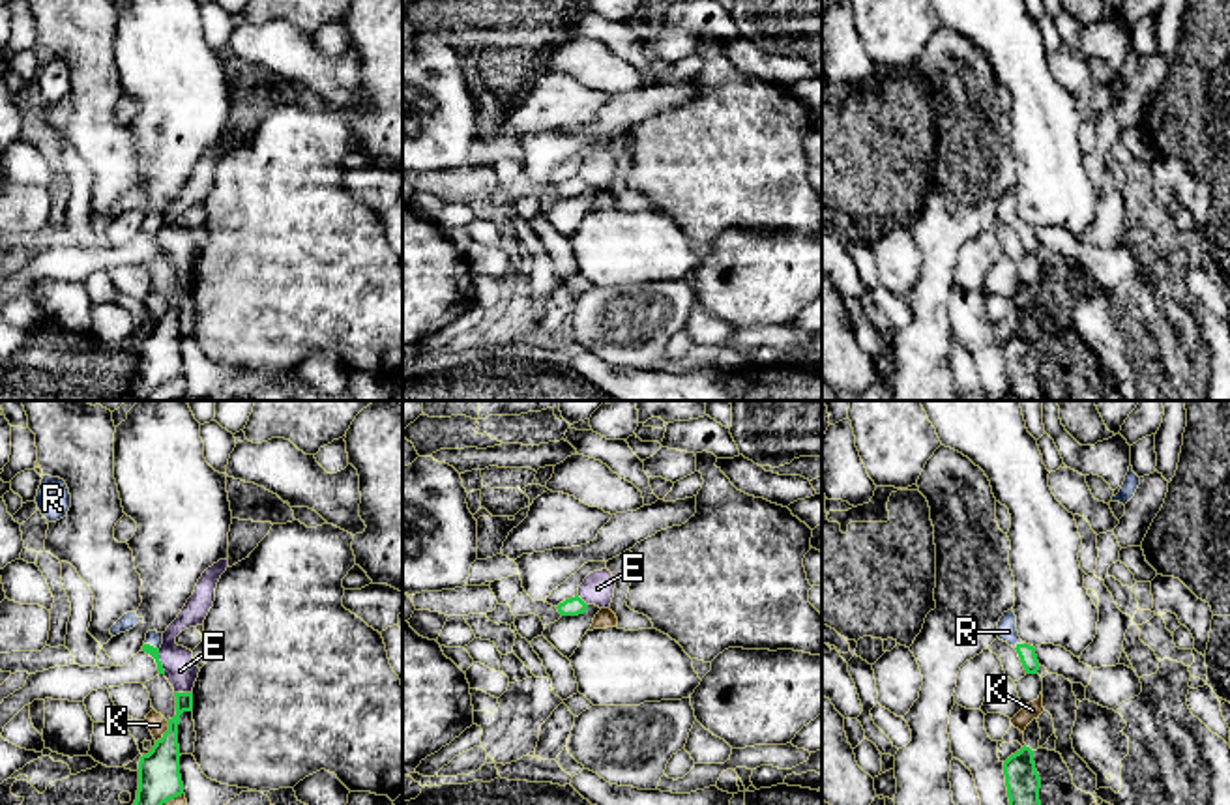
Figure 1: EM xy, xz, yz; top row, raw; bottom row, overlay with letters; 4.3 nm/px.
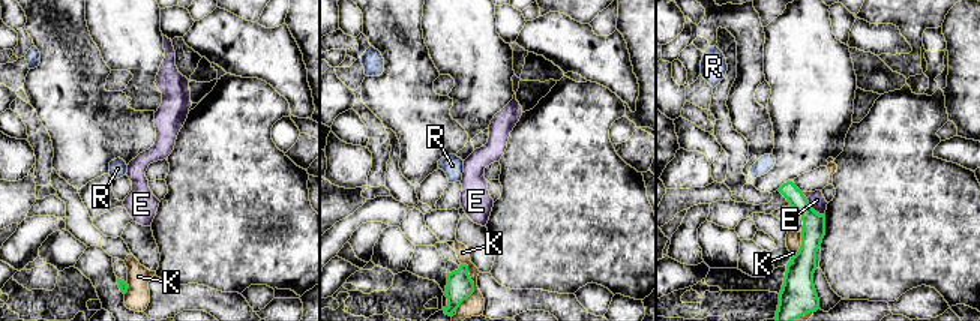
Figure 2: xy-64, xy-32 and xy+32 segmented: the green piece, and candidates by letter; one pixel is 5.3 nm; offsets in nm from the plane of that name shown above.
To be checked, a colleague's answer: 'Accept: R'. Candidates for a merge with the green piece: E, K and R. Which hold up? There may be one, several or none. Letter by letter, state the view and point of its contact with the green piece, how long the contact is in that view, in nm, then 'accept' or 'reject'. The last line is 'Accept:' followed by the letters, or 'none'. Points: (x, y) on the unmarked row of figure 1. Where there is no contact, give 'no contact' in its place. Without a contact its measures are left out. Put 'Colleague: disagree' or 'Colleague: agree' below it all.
E: xy (160, 242) | 110 nm | reject
K: xy (165, 313) | 110 nm | reject
R: xy (152, 227) | 70 nm | accept
Accept: R
Colleague: agree

